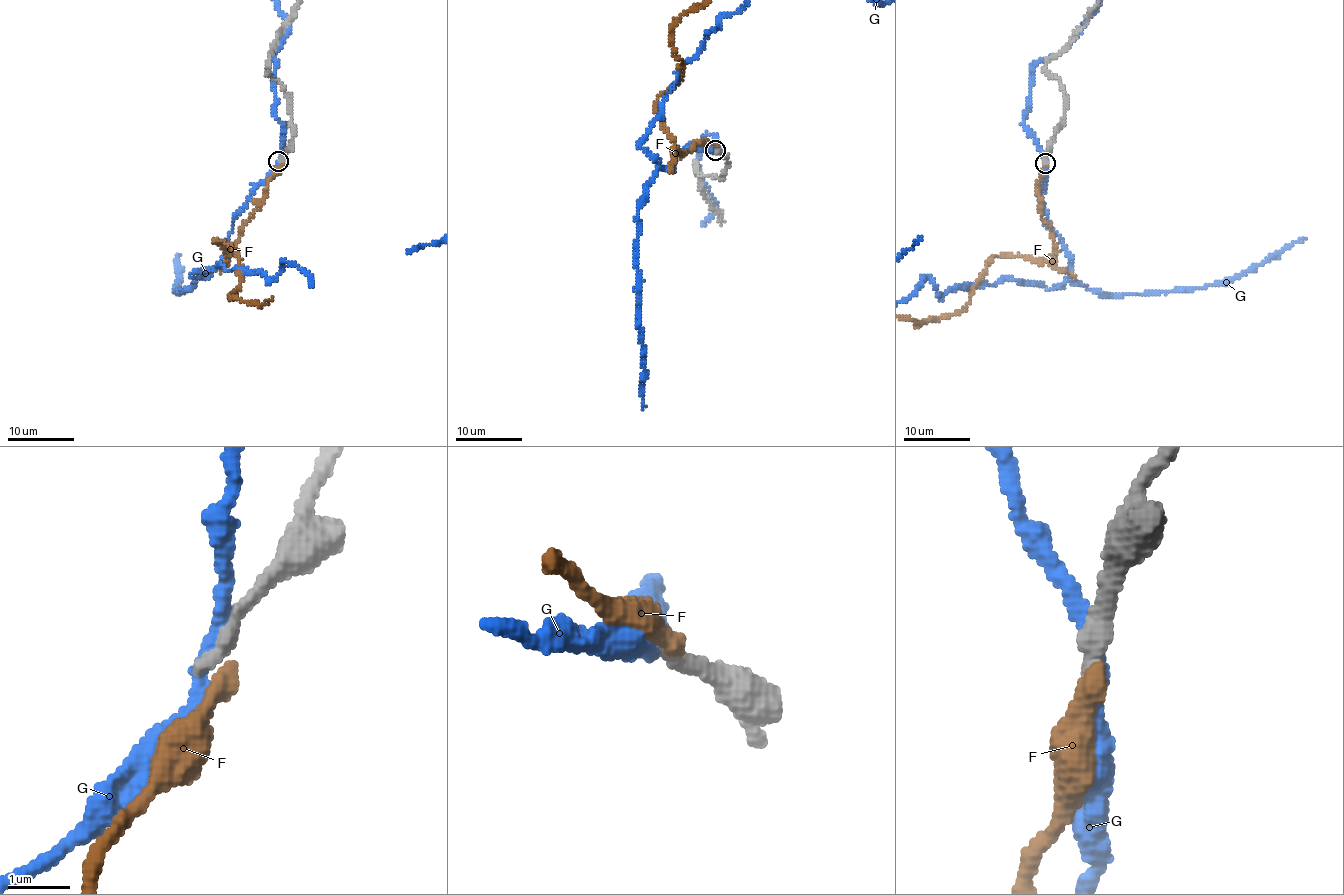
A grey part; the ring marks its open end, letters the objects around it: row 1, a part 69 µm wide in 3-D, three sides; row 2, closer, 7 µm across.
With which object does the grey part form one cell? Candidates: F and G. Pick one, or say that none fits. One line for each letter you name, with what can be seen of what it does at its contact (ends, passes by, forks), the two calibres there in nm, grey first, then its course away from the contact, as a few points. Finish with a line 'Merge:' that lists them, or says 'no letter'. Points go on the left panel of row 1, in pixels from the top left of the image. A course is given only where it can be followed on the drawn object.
Merge: no letter

